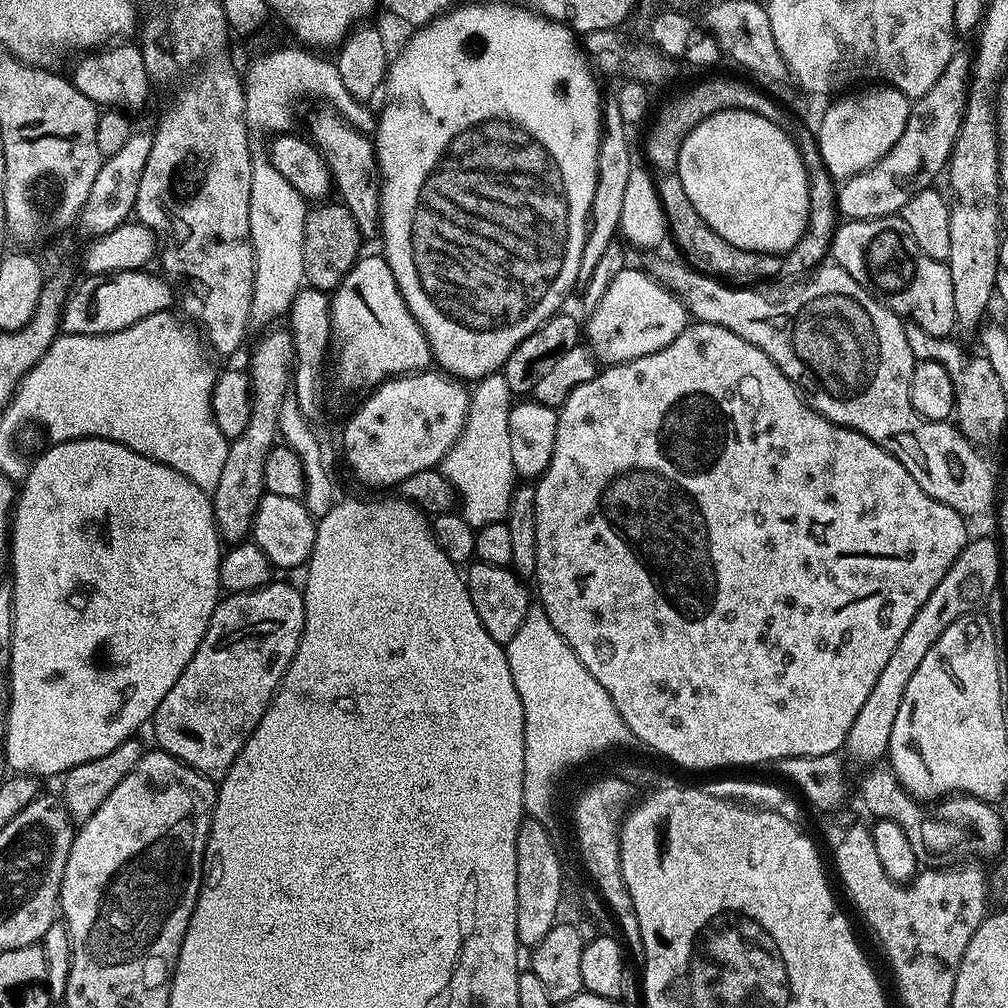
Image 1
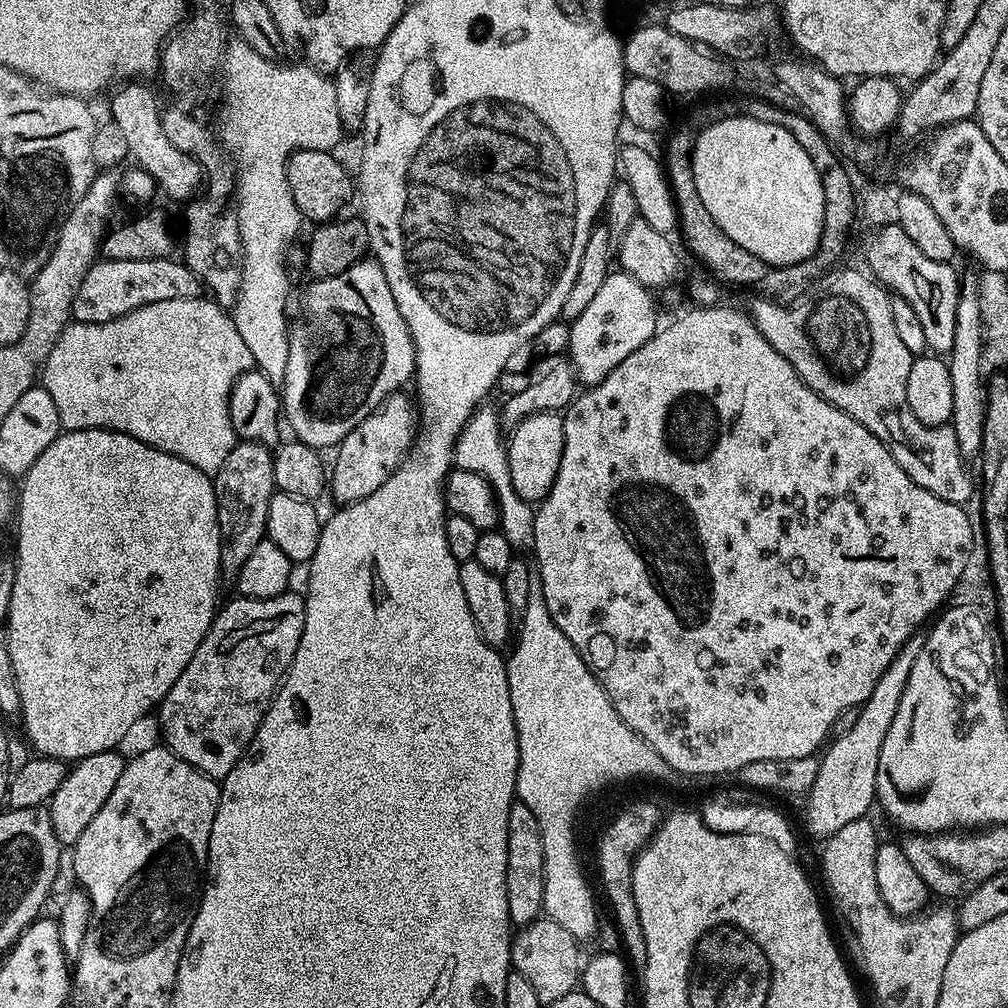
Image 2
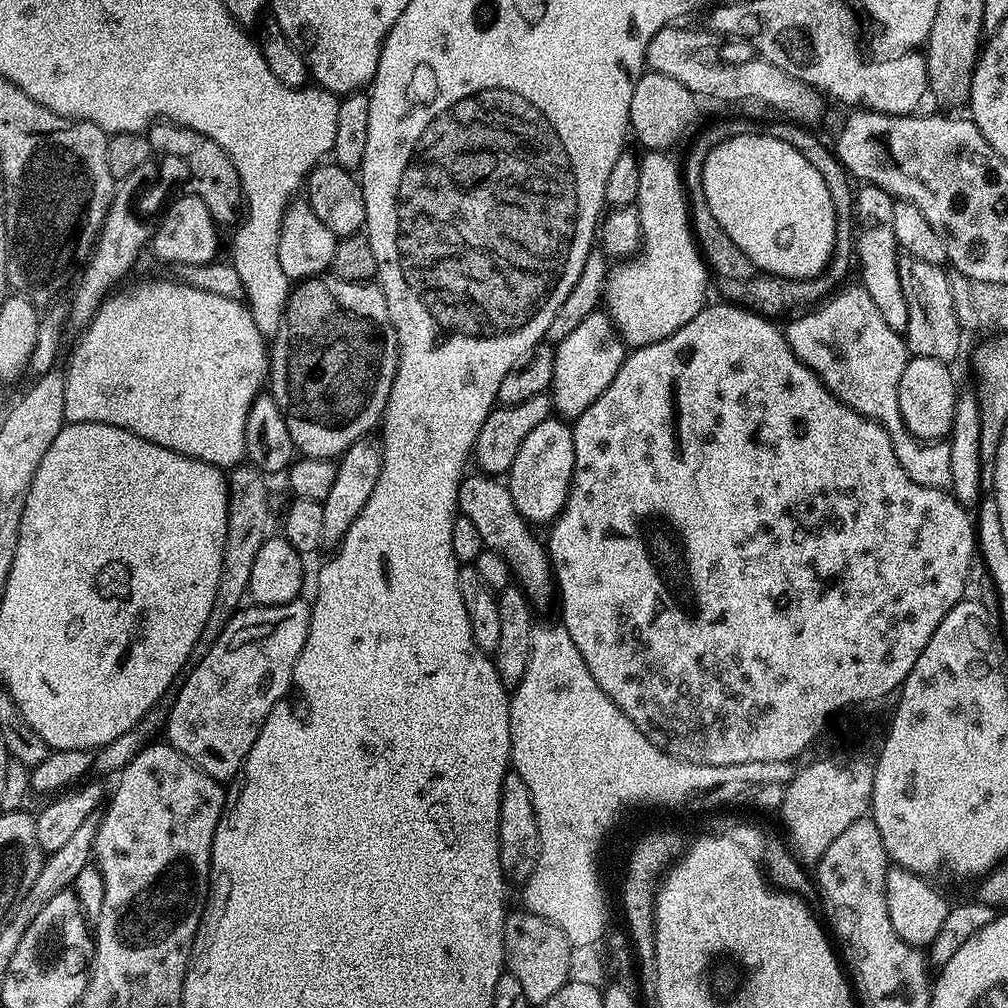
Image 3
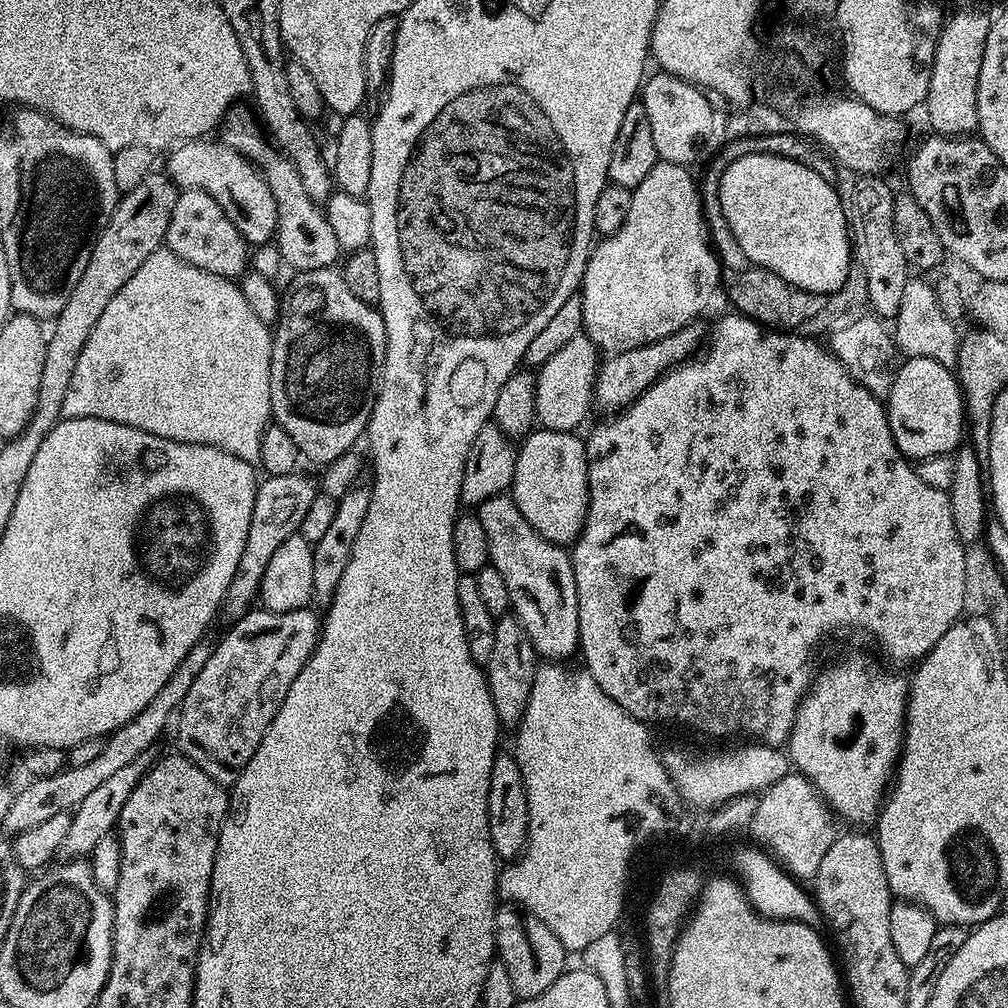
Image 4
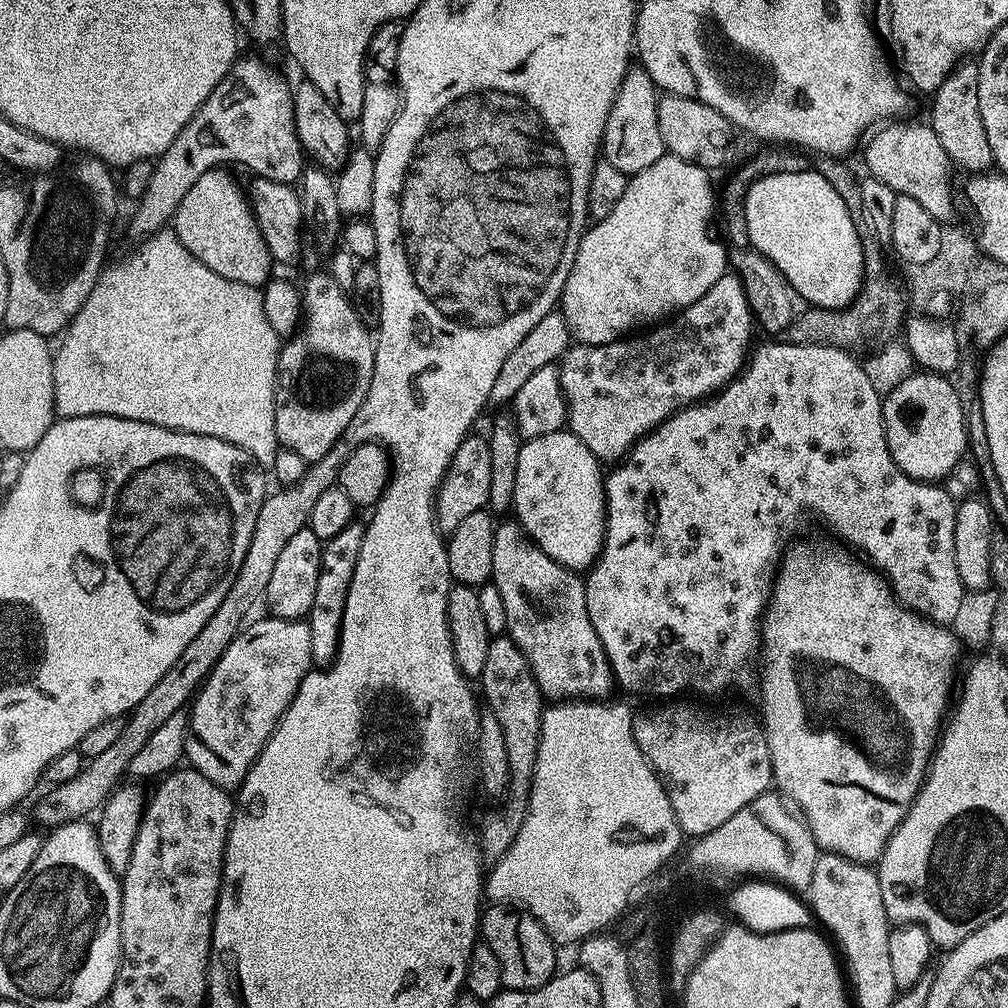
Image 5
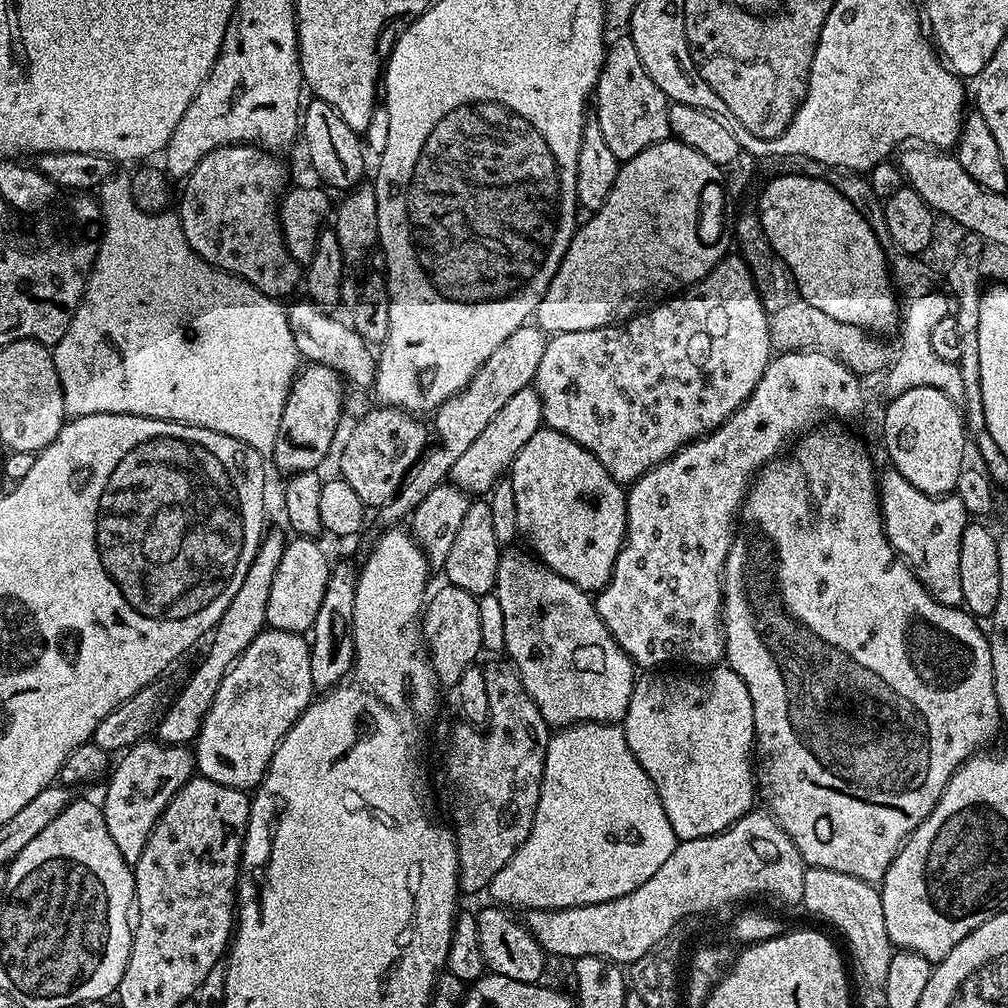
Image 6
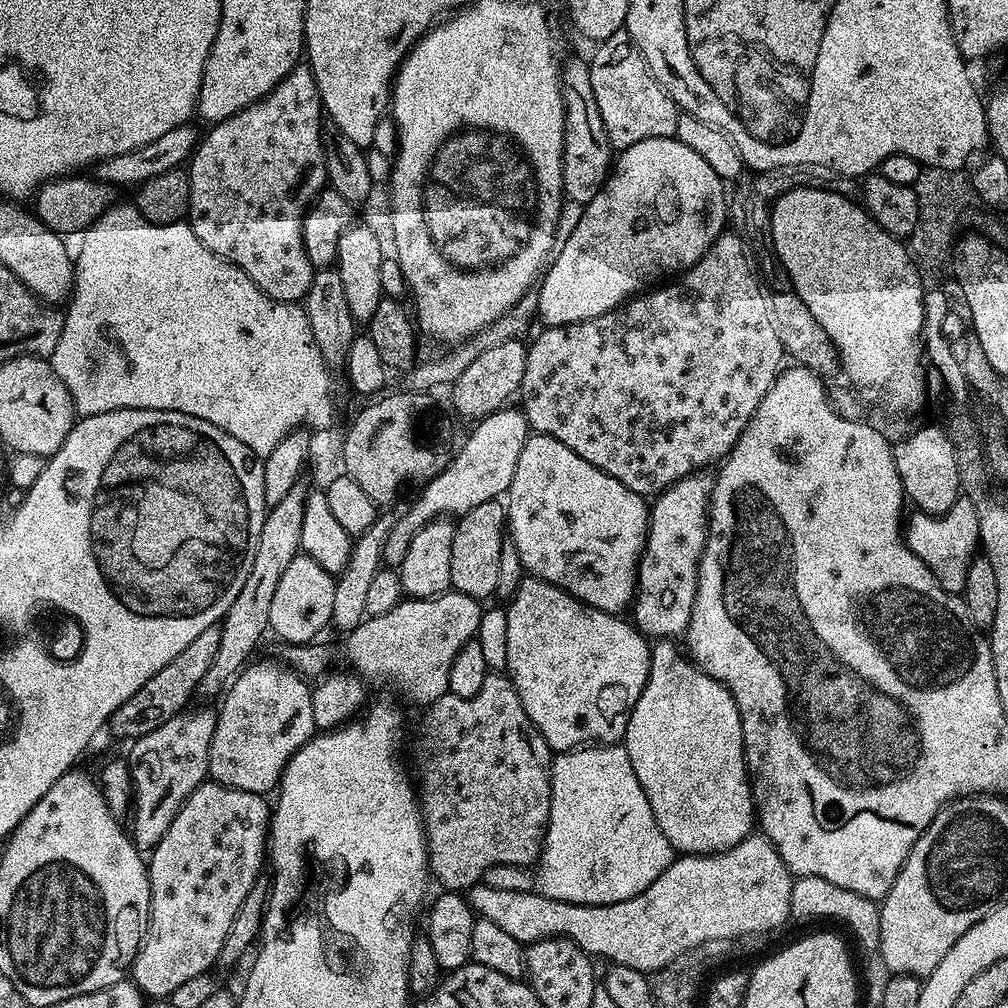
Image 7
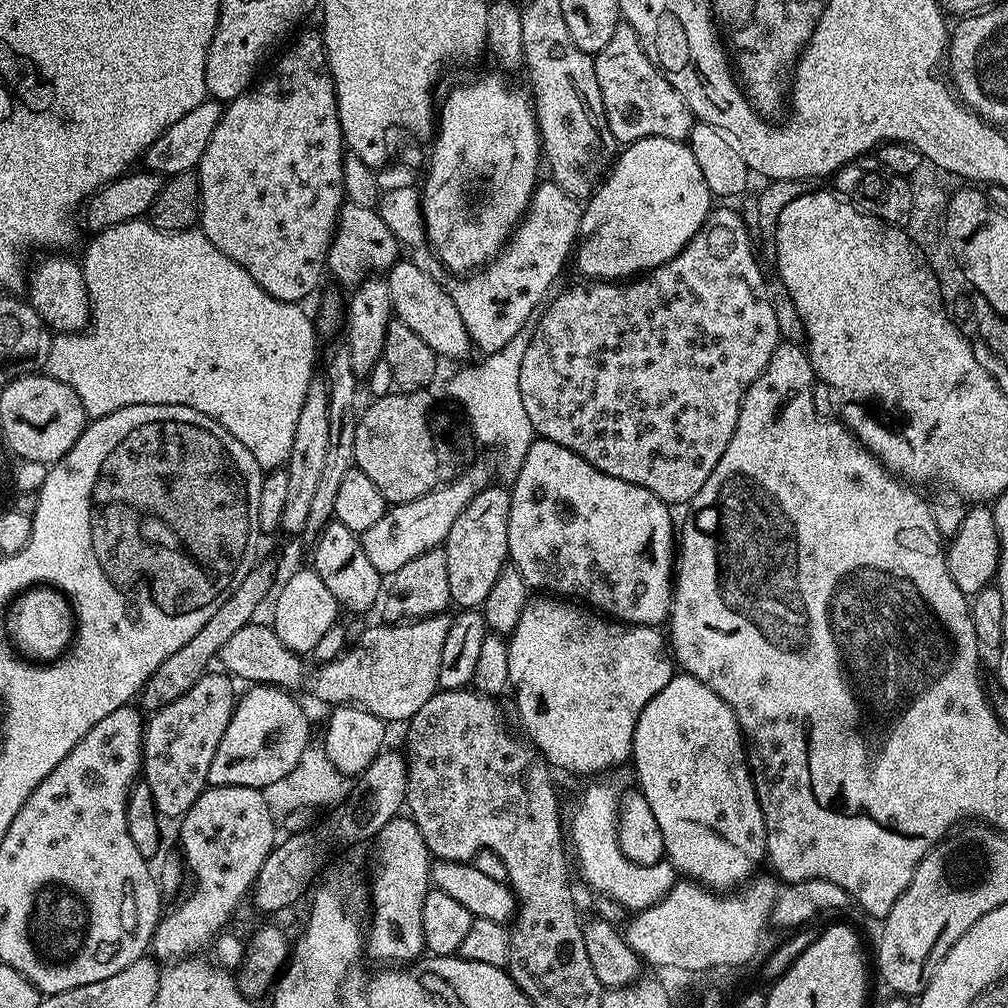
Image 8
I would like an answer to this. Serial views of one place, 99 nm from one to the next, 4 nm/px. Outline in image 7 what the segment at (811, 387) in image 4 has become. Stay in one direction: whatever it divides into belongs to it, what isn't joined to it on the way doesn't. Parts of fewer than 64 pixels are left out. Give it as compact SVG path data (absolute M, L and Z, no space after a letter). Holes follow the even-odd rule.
M693 474L674 482L666 491L651 501L648 514L648 540L640 556L636 578L634 623L649 638L683 637L688 631L692 607L696 597L696 572L700 568L700 555L708 537L708 497L712 494L712 480L704 474ZM961 495L959 500L941 516L931 516L919 510L907 517L902 535L909 550L938 578L938 582L947 592L963 593L967 574L981 547L978 513L970 498Z

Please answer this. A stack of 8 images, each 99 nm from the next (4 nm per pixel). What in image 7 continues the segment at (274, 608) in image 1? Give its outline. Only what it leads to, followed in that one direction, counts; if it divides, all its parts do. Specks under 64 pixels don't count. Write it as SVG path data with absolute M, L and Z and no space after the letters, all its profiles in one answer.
M275 659L258 660L249 663L227 685L219 701L221 704L216 712L216 729L210 746L208 775L215 783L225 784L228 788L268 794L268 791L271 793L279 785L280 775L284 773L284 767L290 762L292 755L312 739L317 727L309 681L283 662Z

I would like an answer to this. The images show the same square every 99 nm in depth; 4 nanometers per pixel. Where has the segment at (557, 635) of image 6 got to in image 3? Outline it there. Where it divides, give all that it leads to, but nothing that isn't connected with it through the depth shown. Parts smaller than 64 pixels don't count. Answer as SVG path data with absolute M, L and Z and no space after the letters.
M487 474L465 475L460 481L456 506L459 515L470 518L474 522L478 534L482 534L485 548L492 548L510 566L515 583L528 595L533 605L553 603L554 577L552 564L548 560L548 549L535 536L533 529L525 520L524 515L514 506L514 498L510 494L507 483L503 479Z

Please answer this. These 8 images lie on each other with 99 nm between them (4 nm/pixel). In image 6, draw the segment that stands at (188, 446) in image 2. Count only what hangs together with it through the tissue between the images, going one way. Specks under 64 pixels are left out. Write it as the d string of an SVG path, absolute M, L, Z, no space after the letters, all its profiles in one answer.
M127 175L109 176L108 181L101 184L98 189L98 203L102 209L102 231L98 236L96 261L92 273L88 275L84 297L80 299L80 305L70 326L66 326L66 334L62 334L62 338L51 349L52 361L58 370L64 395L65 413L72 418L90 414L130 414L159 420L173 420L190 426L202 426L206 430L214 430L218 434L238 438L238 442L246 442L246 446L258 450L261 456L271 457L274 442L278 438L278 422L282 422L282 410L286 406L286 398L290 394L297 372L302 367L302 357L294 342L294 334L290 330L285 305L279 299L262 294L242 278L222 272L204 261L186 242L186 234L175 211L149 214L138 210Z

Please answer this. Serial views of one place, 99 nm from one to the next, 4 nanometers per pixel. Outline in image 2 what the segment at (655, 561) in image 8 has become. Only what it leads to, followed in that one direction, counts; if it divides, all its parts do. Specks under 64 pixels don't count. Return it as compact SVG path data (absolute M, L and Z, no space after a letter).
M539 412L526 418L511 429L512 437L506 440L510 462L510 482L518 498L539 502L548 495L558 474L558 462L562 462L564 445L564 418L560 412Z

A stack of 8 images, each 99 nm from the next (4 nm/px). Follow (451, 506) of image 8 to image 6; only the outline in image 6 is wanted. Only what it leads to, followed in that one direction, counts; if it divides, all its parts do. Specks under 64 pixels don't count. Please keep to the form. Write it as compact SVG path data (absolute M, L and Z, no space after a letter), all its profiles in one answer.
M535 387L518 390L518 394L514 394L514 398L510 398L510 402L506 402L506 406L502 406L502 410L494 414L490 426L486 426L486 430L482 430L482 434L474 438L472 445L462 453L462 458L454 462L451 483L469 494L491 492L492 487L511 469L512 460L518 454L518 450L522 450L522 446L526 446L526 442L534 438L534 434L543 424L542 402Z

